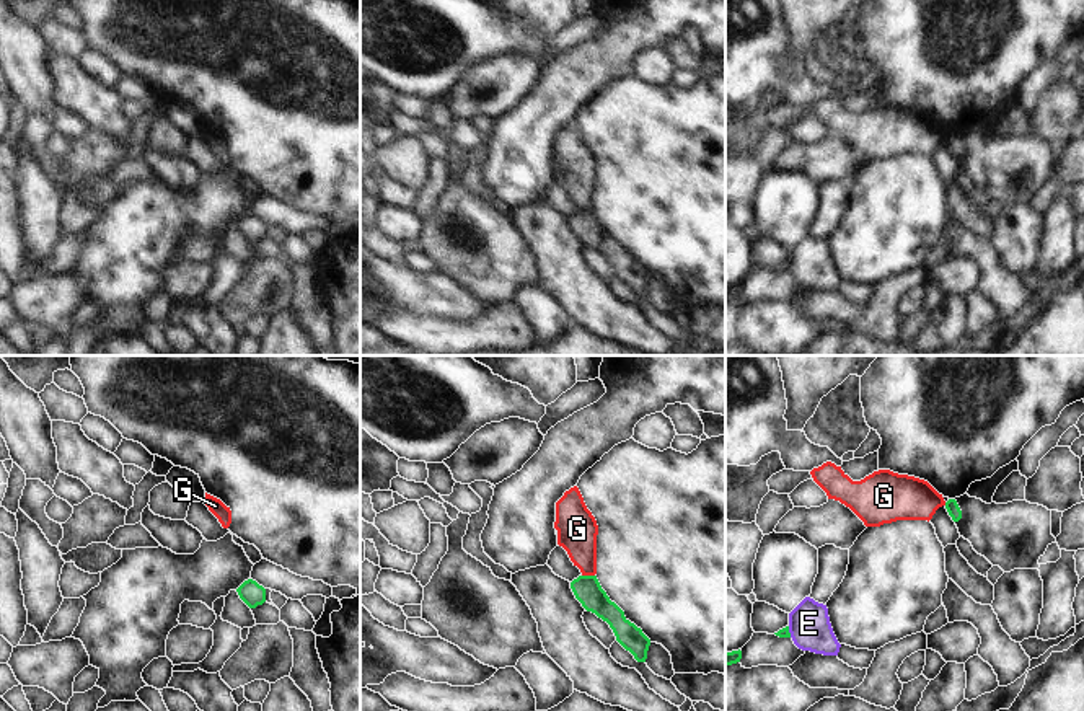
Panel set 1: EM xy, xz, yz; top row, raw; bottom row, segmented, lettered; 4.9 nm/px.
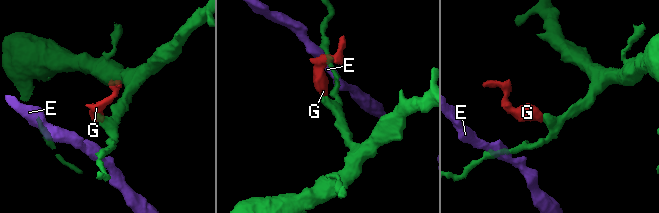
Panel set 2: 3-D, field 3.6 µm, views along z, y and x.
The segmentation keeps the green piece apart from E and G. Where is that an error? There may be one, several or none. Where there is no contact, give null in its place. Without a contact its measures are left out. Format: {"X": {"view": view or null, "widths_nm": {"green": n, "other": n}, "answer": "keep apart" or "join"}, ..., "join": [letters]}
{"E": {"view": "yz", "widths_nm": {"green": 50, "other": 200}, "answer": "keep apart"}, "G": {"view": "xz", "widths_nm": {"green": 140, "other": 200}, "answer": "keep apart"}, "join": []}

